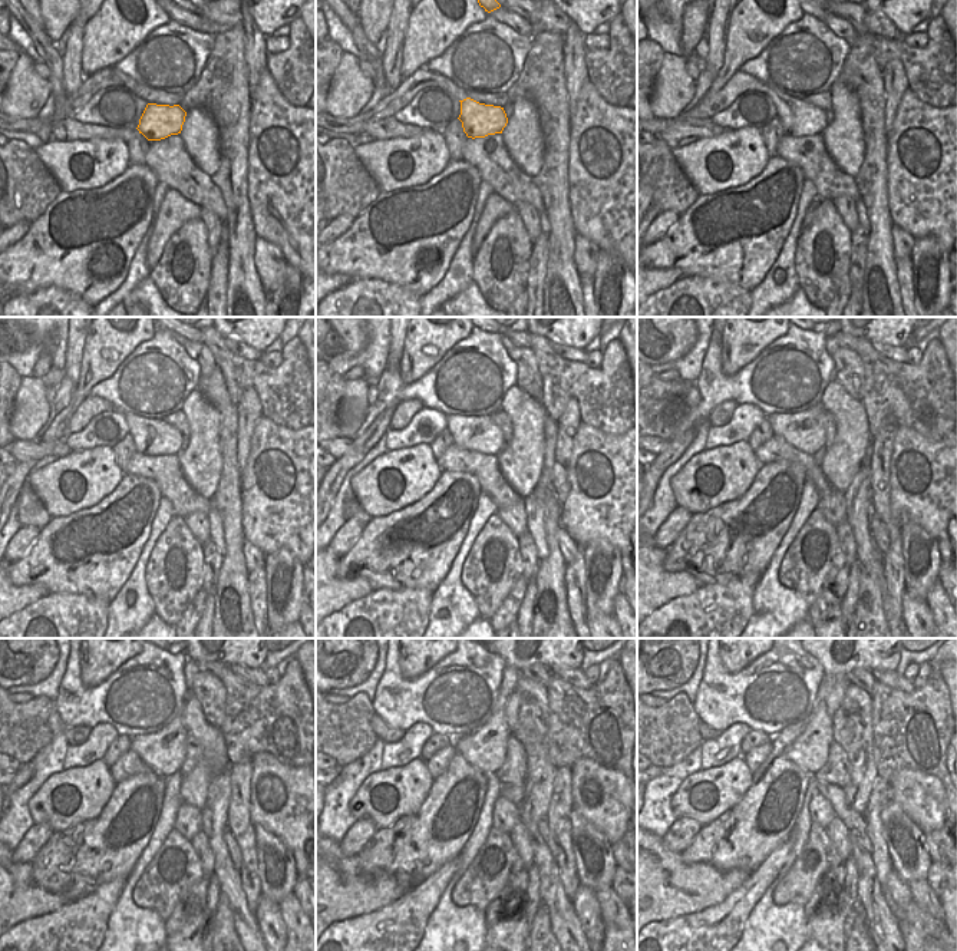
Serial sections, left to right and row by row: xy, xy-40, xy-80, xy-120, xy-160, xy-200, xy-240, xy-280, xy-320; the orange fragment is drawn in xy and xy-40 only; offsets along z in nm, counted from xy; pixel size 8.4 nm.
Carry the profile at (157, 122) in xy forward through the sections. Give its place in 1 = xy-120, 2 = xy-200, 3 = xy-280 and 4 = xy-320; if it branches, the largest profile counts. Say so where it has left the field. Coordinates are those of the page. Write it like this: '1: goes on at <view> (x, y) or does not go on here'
1: goes on at xy-120 (152, 436)
2: goes on at xy-200 (805, 432)
3: goes on at xy-280 (485, 749)
4: goes on at xy-320 (809, 752)

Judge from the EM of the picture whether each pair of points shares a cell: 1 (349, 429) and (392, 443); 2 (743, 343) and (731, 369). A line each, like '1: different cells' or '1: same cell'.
1: different cells
2: same cell

